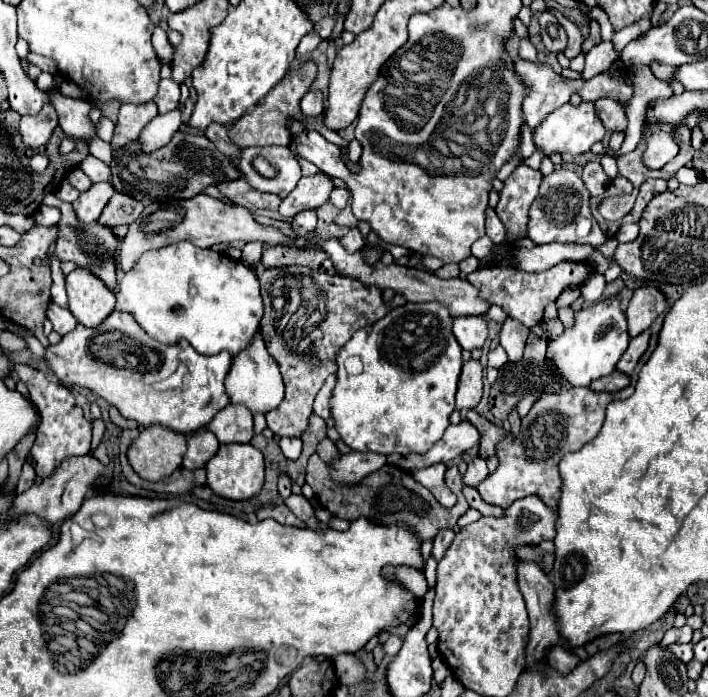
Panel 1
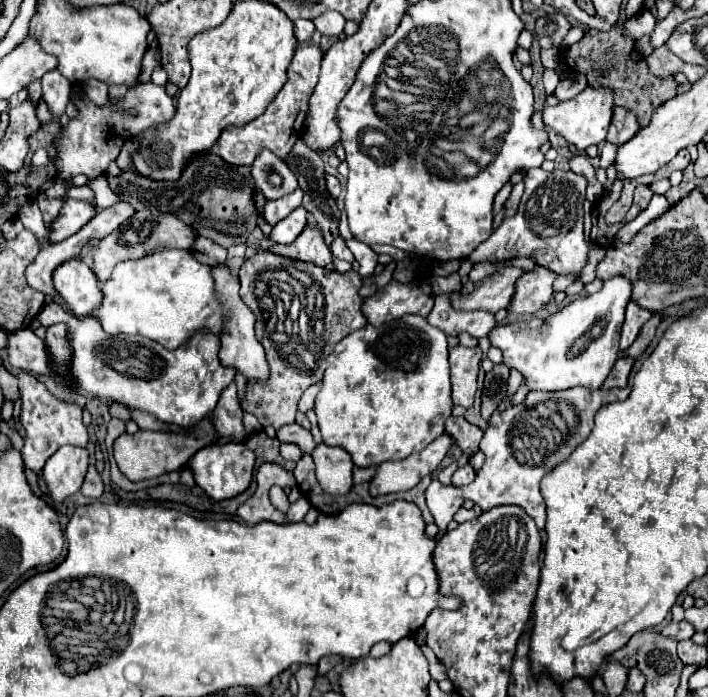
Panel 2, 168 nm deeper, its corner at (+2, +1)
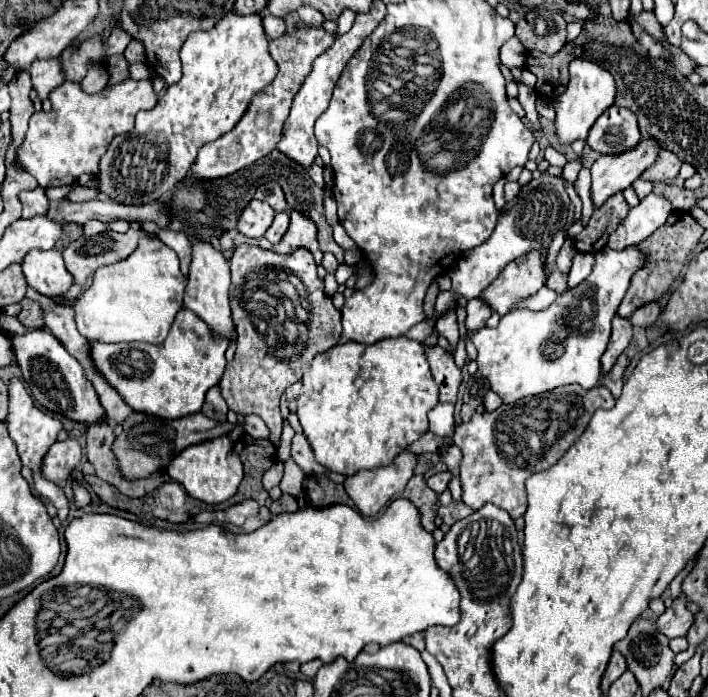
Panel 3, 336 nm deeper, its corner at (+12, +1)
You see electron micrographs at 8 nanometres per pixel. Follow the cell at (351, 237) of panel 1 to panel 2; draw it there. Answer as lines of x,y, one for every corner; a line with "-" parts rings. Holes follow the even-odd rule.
338,236
338,238
332,242
330,250
332,250
332,256
334,256
334,258
346,260
346,262
354,262
354,256
352,256
352,252
348,250
348,246
346,246
346,240
344,240
342,236

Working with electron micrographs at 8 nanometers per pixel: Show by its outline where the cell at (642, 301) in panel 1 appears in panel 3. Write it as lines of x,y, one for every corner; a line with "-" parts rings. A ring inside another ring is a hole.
616,316
612,320
612,336
610,336
608,348
606,348
604,356
602,356
602,372
604,374
614,366
616,358
626,350
630,340
632,340
632,324
626,318

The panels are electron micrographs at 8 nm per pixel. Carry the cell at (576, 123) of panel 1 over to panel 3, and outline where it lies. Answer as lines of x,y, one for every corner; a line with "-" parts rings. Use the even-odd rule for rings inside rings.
574,58
570,62
570,82
564,90
564,94
560,98
554,100
554,108
556,108
556,132
562,144
572,144
574,140
582,138
586,140
588,130
592,128
592,124
596,122
596,118
614,104
614,96
616,96
616,86
614,86
614,78
612,74
590,62
590,60
582,60
582,58

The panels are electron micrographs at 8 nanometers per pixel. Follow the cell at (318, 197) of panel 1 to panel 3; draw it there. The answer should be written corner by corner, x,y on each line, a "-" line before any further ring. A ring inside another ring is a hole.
252,200
248,204
248,208
242,210
236,230
246,238
262,238
266,228
270,228
270,224
274,220
274,214
276,212
266,202

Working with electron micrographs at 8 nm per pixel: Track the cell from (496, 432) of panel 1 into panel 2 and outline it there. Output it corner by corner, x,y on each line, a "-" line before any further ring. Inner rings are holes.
458,416
458,418
448,418
446,420
446,432
456,440
456,444
462,448
462,452
470,458
474,456
480,448
478,448
478,442
482,440
482,434
484,430
470,424
464,416

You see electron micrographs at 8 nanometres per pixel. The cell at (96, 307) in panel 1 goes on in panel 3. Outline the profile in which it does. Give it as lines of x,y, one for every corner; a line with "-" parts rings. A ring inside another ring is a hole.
30,250
22,260
22,274
28,286
50,298
58,298
72,286
72,276
58,250

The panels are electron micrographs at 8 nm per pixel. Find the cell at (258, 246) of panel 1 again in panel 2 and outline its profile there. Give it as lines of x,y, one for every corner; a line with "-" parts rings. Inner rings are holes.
296,208
292,214
288,214
284,220
280,220
272,228
268,238
278,244
294,242
294,238
298,238
298,234
306,228
306,216
308,216
308,212
304,208

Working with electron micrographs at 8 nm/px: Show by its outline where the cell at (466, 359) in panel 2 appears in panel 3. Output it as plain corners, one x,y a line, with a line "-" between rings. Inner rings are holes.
426,346
424,354
428,358
434,380
440,386
440,402
456,402
458,386
462,382
462,374
454,364
454,358
440,346

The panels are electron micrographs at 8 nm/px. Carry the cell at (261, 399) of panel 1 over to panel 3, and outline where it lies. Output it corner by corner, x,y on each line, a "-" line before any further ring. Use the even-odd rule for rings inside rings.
192,240
192,262
190,262
190,276
184,294
184,306
196,312
212,328
214,336
232,340
236,336
234,332
236,328
228,304
228,288
230,288
230,262
210,242

